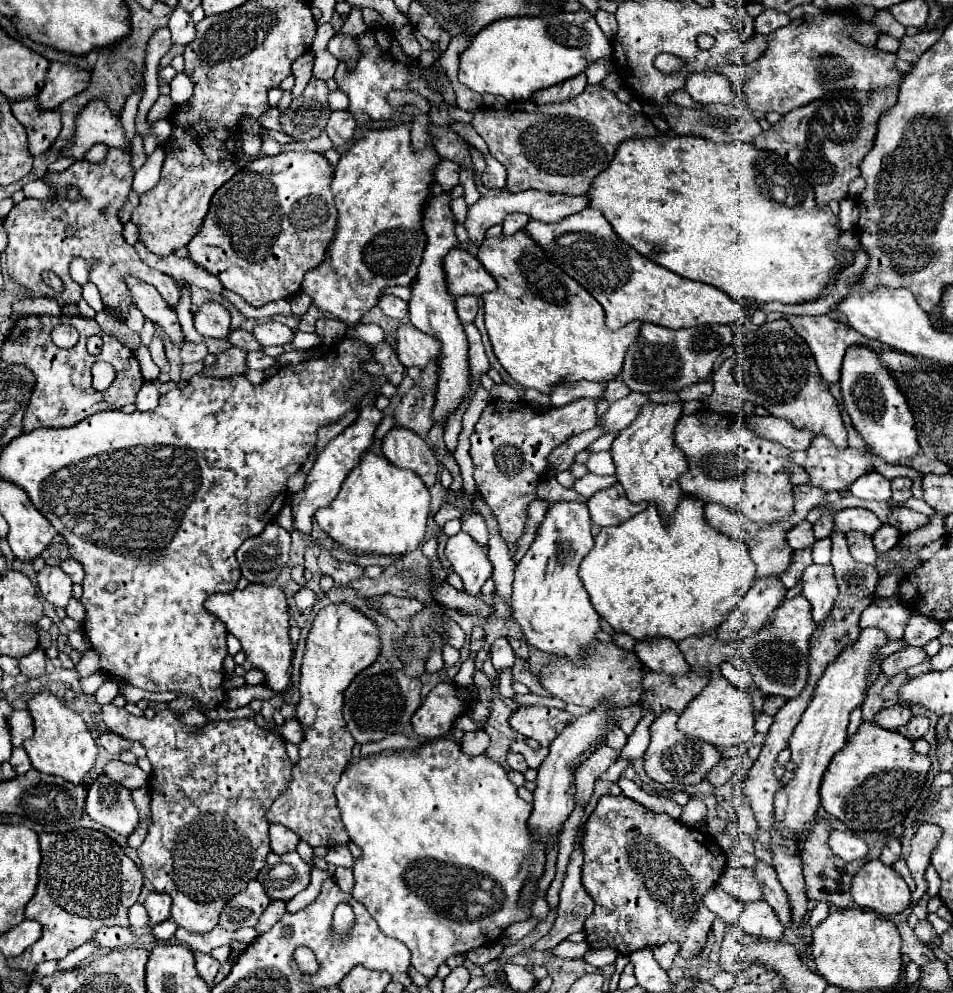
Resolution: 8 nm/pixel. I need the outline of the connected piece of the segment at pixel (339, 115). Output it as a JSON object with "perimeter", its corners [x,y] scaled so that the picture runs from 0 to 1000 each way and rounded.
{"perimeter":[[[350,112],[342,126],[342,134],[344,134],[350,150],[355,150],[355,146],[363,146],[369,140],[371,130],[374,130],[371,118],[367,118],[365,112]]]}

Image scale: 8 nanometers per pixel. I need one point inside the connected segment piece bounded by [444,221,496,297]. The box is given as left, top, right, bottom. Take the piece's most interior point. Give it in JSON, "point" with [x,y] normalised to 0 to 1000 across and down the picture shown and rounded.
{"point":[487,276]}

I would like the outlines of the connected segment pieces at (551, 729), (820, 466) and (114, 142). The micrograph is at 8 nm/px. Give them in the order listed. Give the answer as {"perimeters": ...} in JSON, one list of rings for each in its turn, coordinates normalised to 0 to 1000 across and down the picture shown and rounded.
{"perimeters":[[[[544,712],[535,724],[539,736],[550,742],[558,742],[567,746],[569,752],[575,752],[583,740],[596,730],[598,718],[581,712]]],[[[860,438],[848,452],[844,472],[850,478],[850,488],[865,494],[888,494],[902,478],[917,474],[915,462],[919,462],[915,452],[877,452],[869,440]]],[[[94,102],[80,118],[80,132],[73,148],[63,150],[63,158],[73,158],[78,162],[88,160],[92,150],[101,144],[111,144],[113,148],[130,150],[136,154],[136,148],[130,140],[130,128],[126,118],[113,114],[113,106],[107,102]]]]}

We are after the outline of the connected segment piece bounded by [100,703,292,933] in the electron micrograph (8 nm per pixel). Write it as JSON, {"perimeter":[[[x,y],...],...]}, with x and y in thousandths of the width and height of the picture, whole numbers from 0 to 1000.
{"perimeter":[[[113,708],[107,712],[105,716],[109,730],[118,736],[124,738],[130,744],[139,744],[139,746],[147,746],[153,756],[155,756],[155,764],[159,768],[159,780],[157,780],[157,799],[159,799],[159,831],[155,835],[155,841],[151,845],[151,849],[145,853],[145,867],[147,873],[151,877],[151,881],[157,885],[157,889],[162,891],[162,895],[167,899],[174,899],[180,903],[180,925],[187,930],[187,934],[193,934],[201,940],[218,940],[229,932],[229,923],[231,917],[235,915],[235,911],[243,905],[243,901],[252,899],[252,895],[256,895],[256,891],[260,891],[262,885],[271,883],[271,877],[277,873],[279,861],[283,859],[283,843],[281,843],[281,835],[283,829],[279,825],[279,817],[283,815],[285,807],[290,807],[290,803],[294,799],[298,799],[298,795],[302,793],[304,780],[306,780],[306,768],[300,760],[298,754],[298,746],[271,732],[267,724],[241,724],[241,726],[220,726],[214,732],[199,732],[191,728],[191,718],[189,716],[180,716],[180,714],[172,714],[166,716],[162,720],[162,724],[153,724],[151,720],[139,720],[134,718],[130,712],[122,712],[120,708]]]}

